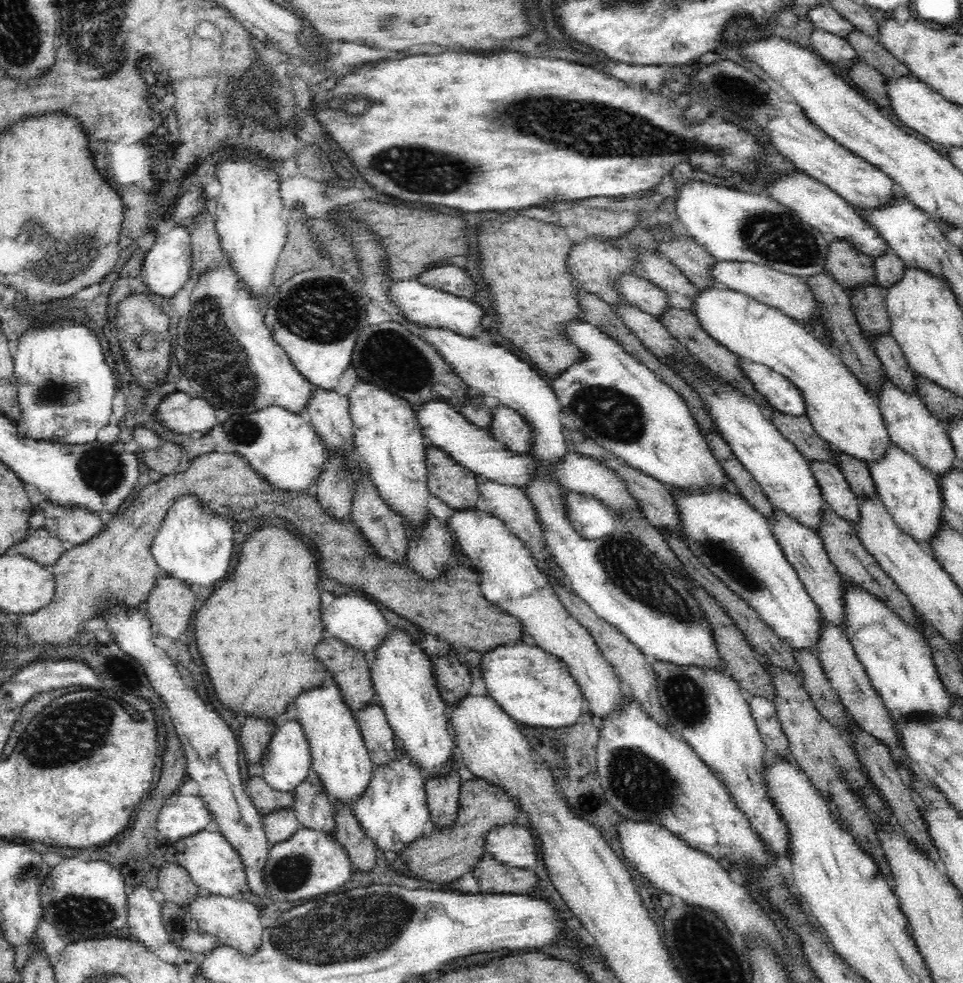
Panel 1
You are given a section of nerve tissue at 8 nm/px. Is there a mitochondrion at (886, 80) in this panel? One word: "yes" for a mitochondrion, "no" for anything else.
no

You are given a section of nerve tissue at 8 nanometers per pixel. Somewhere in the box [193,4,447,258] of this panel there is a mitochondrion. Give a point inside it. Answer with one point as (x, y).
(352, 104)

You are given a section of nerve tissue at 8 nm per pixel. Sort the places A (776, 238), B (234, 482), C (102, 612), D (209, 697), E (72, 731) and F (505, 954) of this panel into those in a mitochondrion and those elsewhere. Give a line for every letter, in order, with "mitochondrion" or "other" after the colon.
A: mitochondrion
B: other
C: other
D: other
E: mitochondrion
F: other

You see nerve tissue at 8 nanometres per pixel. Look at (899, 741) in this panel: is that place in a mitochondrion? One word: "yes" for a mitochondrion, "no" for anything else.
no

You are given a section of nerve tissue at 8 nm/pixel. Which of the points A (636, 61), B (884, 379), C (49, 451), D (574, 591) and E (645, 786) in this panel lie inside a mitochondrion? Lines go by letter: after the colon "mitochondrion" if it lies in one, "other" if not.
A: other
B: other
C: other
D: other
E: mitochondrion

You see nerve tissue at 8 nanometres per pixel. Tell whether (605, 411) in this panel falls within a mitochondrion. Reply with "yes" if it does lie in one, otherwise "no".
yes

